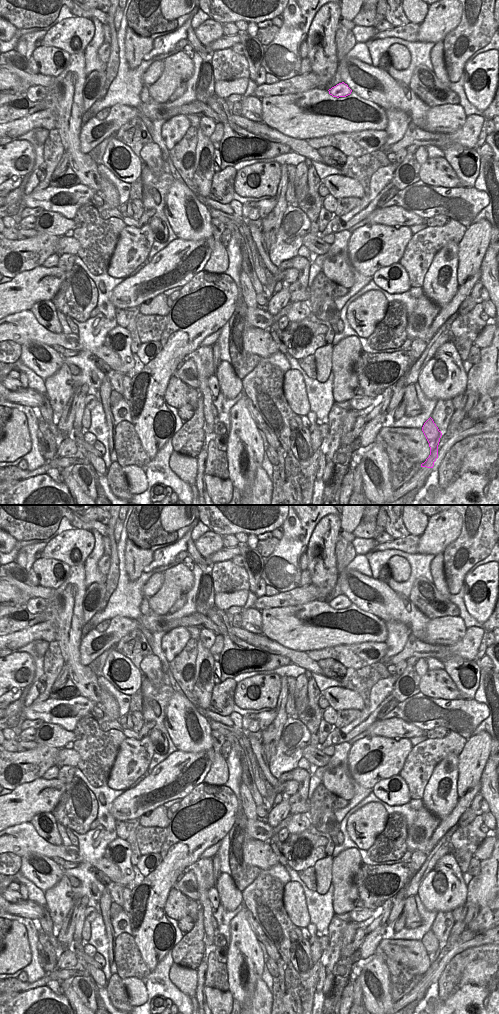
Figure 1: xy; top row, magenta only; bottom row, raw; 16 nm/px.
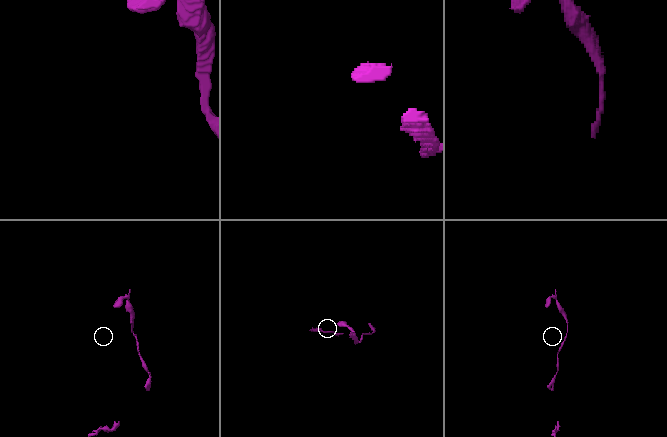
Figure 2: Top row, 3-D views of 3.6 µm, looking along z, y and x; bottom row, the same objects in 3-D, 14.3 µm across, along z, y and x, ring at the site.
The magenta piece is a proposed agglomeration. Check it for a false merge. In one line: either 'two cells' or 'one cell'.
one cell

